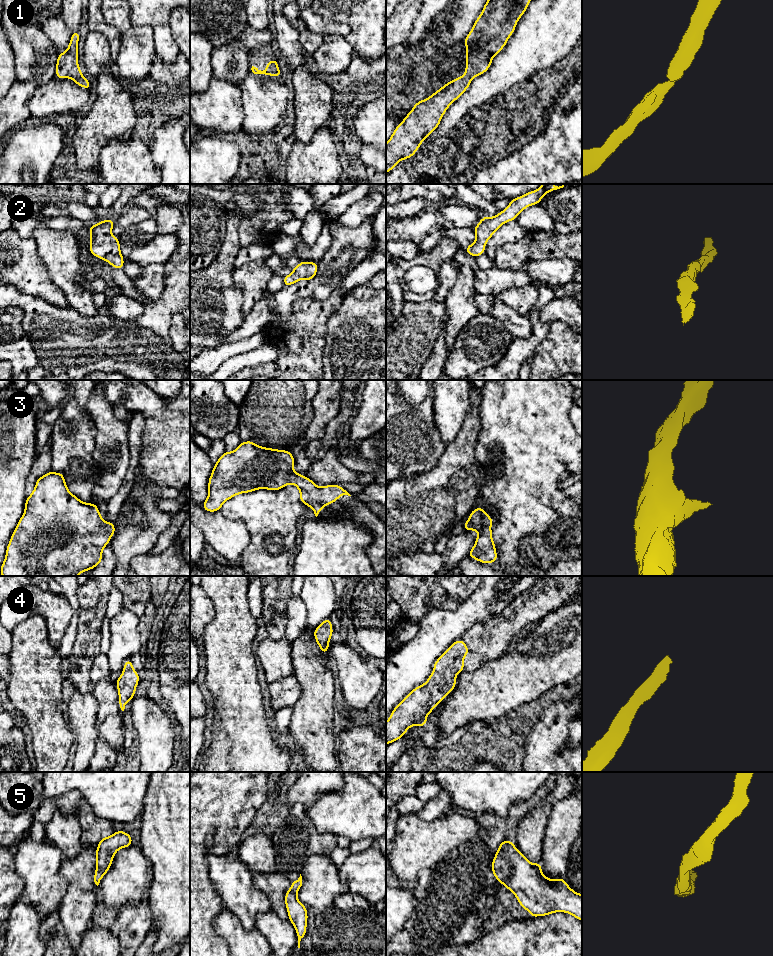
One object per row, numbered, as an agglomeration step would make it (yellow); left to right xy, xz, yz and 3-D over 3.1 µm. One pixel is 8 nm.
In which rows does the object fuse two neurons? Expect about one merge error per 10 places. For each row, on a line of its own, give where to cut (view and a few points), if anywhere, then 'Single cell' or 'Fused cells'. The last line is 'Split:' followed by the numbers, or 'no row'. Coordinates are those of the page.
1: No split. Single cell
2: No split. Single cell
3: No split. Single cell
4: No split. Single cell
5: No split. Single cell
Split: no row

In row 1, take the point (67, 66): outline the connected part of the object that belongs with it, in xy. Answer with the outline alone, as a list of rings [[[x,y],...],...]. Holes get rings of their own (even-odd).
[[[79,31],[72,33],[67,50],[58,55],[56,62],[56,75],[60,79],[71,78],[82,88],[91,89],[91,83],[82,75],[78,65]]]

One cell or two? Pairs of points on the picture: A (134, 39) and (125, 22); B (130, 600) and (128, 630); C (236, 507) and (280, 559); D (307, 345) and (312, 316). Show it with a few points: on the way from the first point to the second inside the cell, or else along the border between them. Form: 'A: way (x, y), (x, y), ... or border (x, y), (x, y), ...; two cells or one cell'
A: border (131, 25), (121, 35); two cells
B: border (124, 608), (127, 608), (139, 617); two cells
C: way (252, 522), (260, 530), (260, 548), (264, 554); one cell
D: way (307, 338), (307, 323); one cell

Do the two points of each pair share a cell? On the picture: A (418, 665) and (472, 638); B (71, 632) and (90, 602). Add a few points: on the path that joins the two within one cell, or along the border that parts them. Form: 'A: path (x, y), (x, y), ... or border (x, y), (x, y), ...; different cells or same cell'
A: border (461, 639), (457, 639), (435, 661), (431, 674); different cells
B: border (77, 598), (78, 625), (76, 638), (72, 645); different cells

